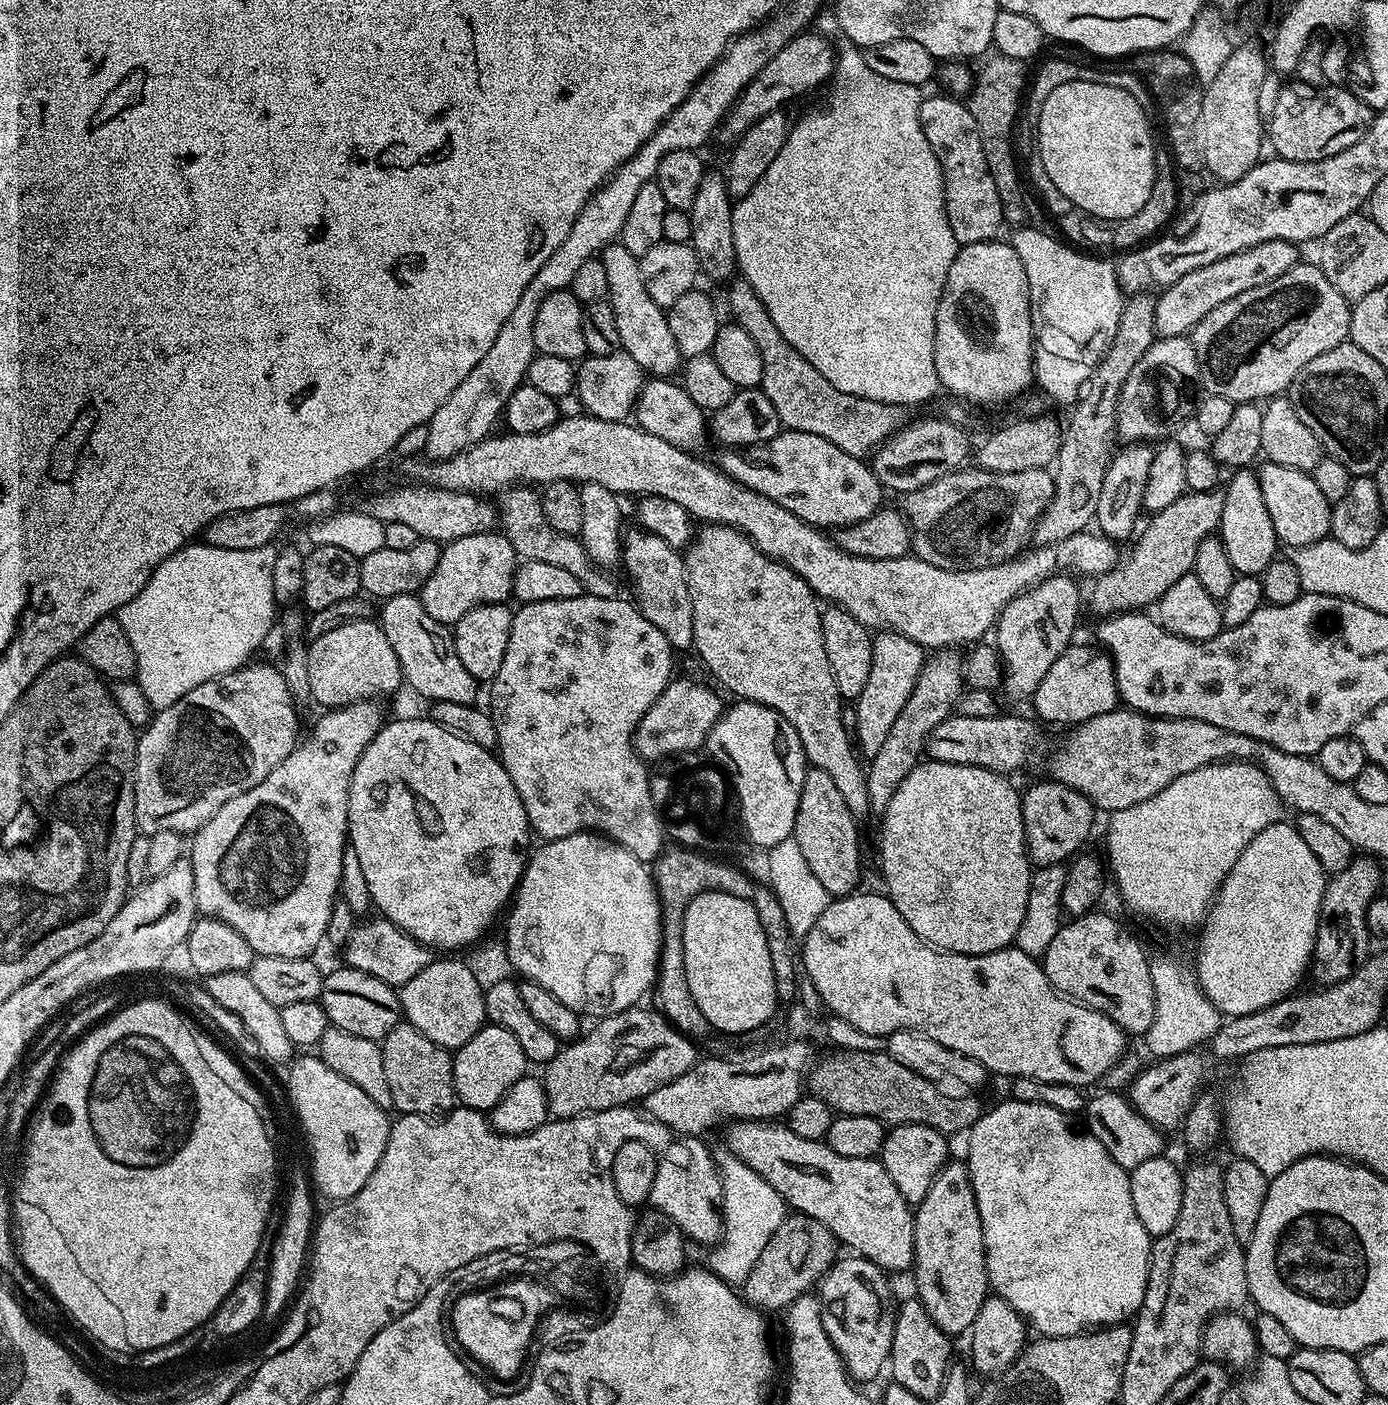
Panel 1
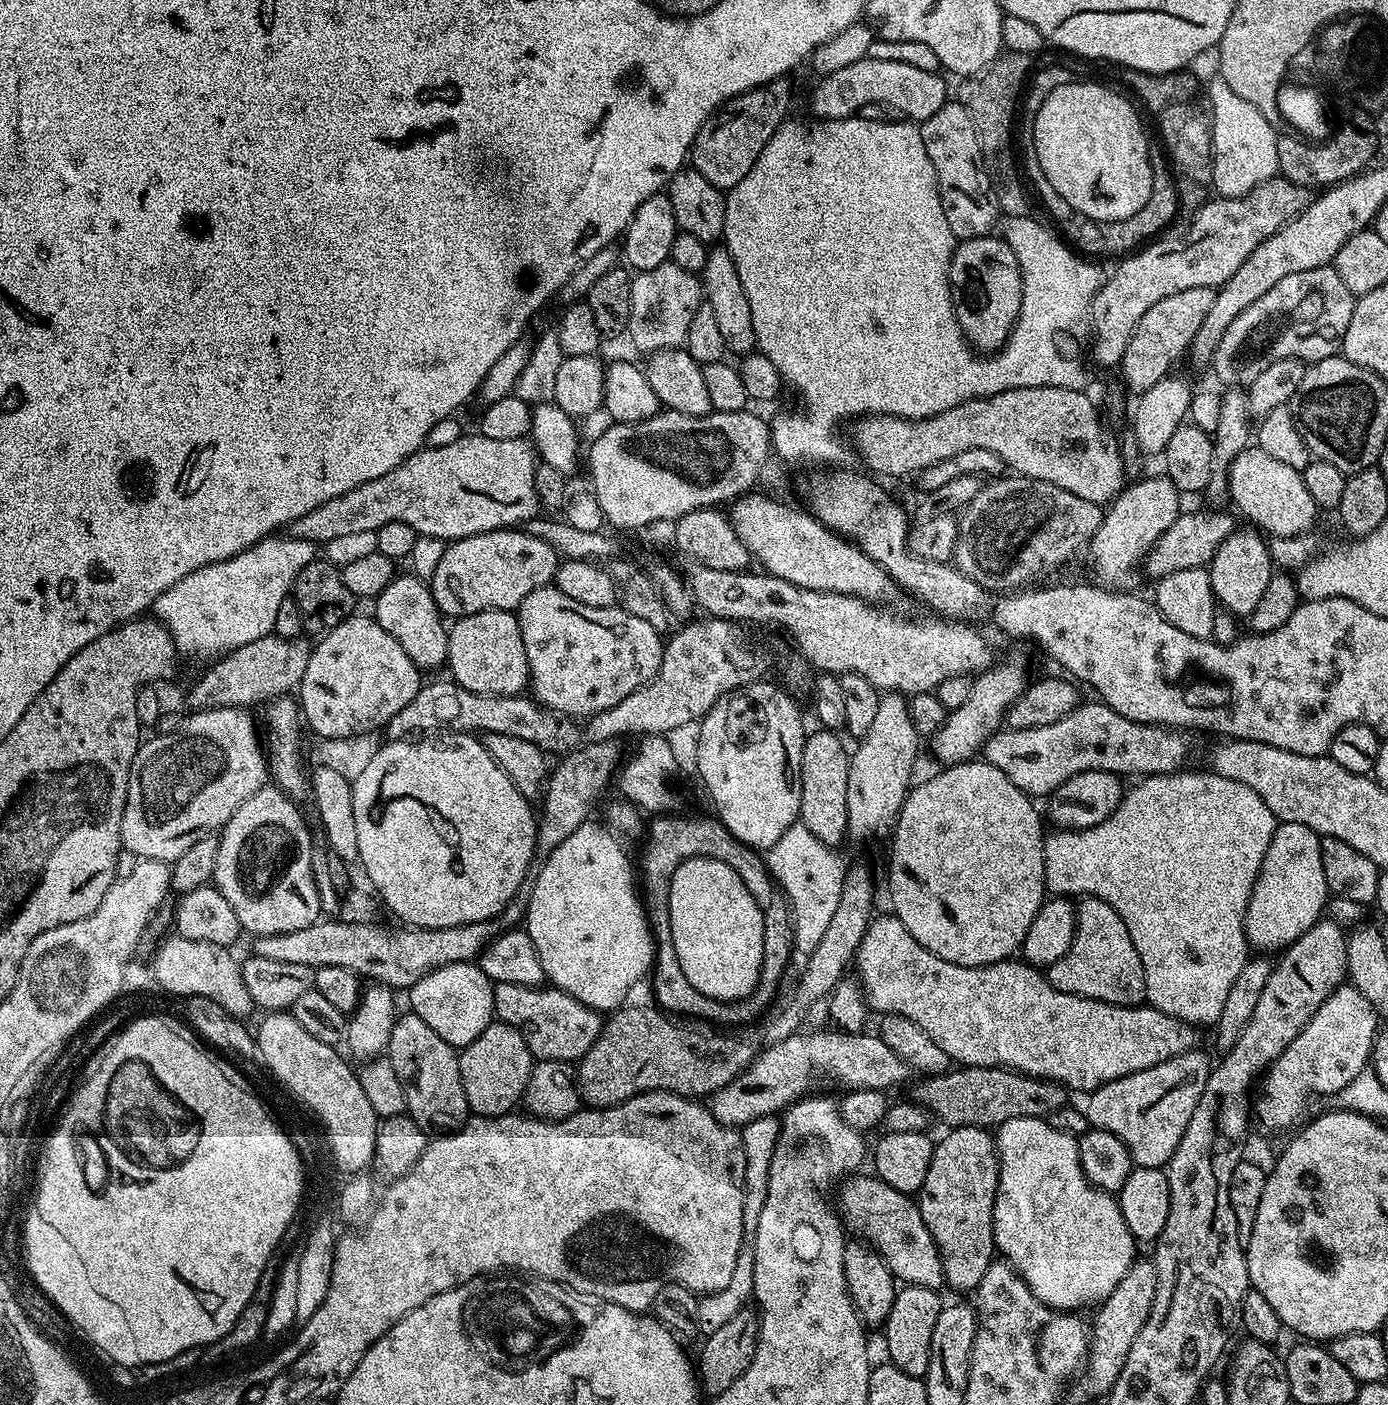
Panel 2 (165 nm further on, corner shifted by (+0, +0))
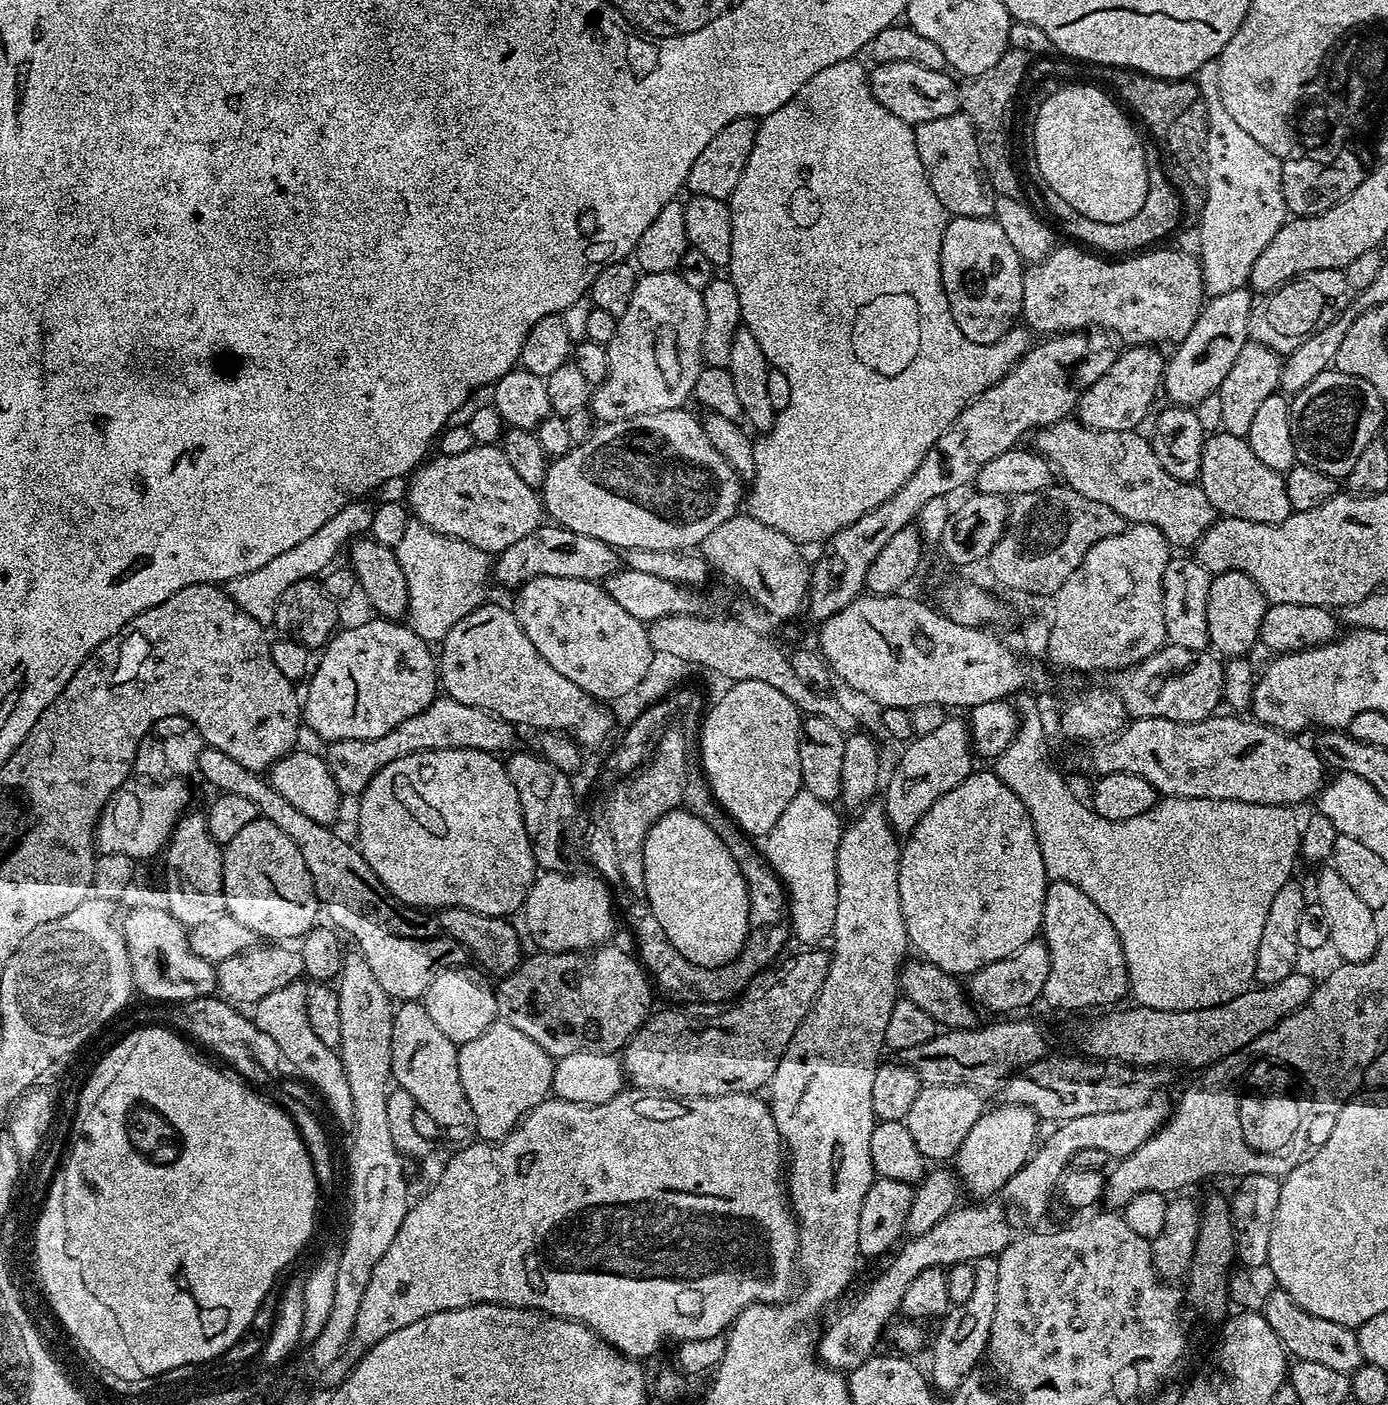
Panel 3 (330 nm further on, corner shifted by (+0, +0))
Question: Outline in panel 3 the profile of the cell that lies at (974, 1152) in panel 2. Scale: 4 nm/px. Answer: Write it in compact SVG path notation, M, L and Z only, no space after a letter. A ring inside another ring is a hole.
M1000 1102L997 1105L997 1108L989 1107L978 1118L978 1122L974 1122L974 1127L971 1128L970 1134L966 1134L966 1138L963 1139L954 1157L954 1171L959 1183L962 1185L963 1191L967 1195L969 1192L972 1195L969 1197L972 1198L990 1197L1002 1186L1006 1186L1006 1182L1010 1178L1014 1178L1014 1174L1018 1174L1018 1170L1022 1170L1022 1166L1028 1161L1034 1148L1032 1142L1036 1138L1036 1124L1038 1125L1038 1117L1034 1112L1017 1104Z

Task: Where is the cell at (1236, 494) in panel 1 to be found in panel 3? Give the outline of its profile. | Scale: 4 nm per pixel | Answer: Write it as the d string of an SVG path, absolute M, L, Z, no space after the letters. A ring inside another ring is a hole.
M1222 572L1213 575L1210 582L1210 598L1206 598L1209 645L1224 658L1248 656L1251 648L1257 647L1260 639L1259 627L1268 606L1262 590L1258 590L1254 580L1246 574Z

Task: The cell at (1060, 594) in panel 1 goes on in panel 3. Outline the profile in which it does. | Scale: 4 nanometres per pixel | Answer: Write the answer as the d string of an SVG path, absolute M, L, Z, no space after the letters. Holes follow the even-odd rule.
M950 718L930 734L915 737L905 748L908 749L901 754L892 777L889 780L887 777L882 788L882 803L888 821L898 834L912 832L914 826L922 822L922 814L926 814L926 810L930 810L930 806L934 806L942 794L950 794L958 782L971 776L974 771L972 739L963 719Z

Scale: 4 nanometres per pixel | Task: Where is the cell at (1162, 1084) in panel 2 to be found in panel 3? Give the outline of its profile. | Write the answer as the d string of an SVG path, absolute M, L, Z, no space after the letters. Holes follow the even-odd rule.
M1157 1094L1142 1106L1134 1106L1132 1110L1109 1110L1106 1114L1082 1114L1082 1118L1059 1121L1053 1127L1056 1129L1045 1138L1044 1145L1041 1148L1039 1145L1029 1155L1022 1170L1018 1170L1018 1174L1014 1174L1014 1178L1010 1178L1006 1182L1006 1186L1002 1186L995 1194L981 1199L979 1202L968 1202L972 1204L966 1205L965 1208L963 1206L953 1208L950 1214L946 1214L946 1218L942 1218L942 1222L938 1222L936 1226L930 1226L930 1230L926 1230L926 1234L905 1239L899 1245L895 1255L887 1261L889 1264L873 1278L864 1293L825 1332L819 1333L818 1359L820 1363L825 1364L828 1368L836 1369L841 1374L847 1374L853 1372L858 1366L862 1366L862 1362L877 1355L879 1348L876 1347L880 1344L880 1335L883 1332L885 1335L886 1329L900 1312L902 1294L906 1294L906 1286L910 1286L910 1282L914 1282L914 1278L918 1274L922 1274L922 1270L966 1264L987 1256L999 1256L1002 1250L1006 1250L1006 1246L1010 1246L1010 1242L1014 1242L1026 1232L1033 1231L1039 1225L1036 1223L1043 1218L1044 1211L1048 1208L1048 1202L1052 1196L1054 1198L1054 1193L1057 1191L1060 1177L1068 1171L1074 1154L1078 1154L1078 1150L1098 1150L1105 1158L1119 1158L1130 1155L1138 1146L1142 1146L1142 1142L1149 1140L1168 1119L1170 1104L1167 1104L1162 1097L1163 1095Z

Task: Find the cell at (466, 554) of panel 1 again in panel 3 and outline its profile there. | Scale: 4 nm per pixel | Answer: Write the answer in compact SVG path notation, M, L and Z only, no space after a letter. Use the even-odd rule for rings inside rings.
M548 522L526 534L526 538L518 538L514 546L510 546L495 557L494 580L495 583L497 580L498 583L512 588L511 590L519 589L527 580L543 576L602 582L607 576L614 574L621 564L621 553L606 542L590 538L586 534L574 534L574 530L566 530Z

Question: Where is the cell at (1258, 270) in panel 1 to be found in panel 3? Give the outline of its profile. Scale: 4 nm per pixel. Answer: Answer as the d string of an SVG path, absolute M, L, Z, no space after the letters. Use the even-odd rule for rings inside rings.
M1146 344L1128 346L1123 350L1125 352L1121 351L1117 355L1110 370L1106 370L1106 374L1102 374L1102 378L1098 378L1098 382L1094 382L1094 386L1090 386L1090 390L1080 396L1075 415L1087 428L1130 432L1139 429L1139 424L1144 419L1147 421L1153 411L1152 403L1156 400L1156 392L1158 396L1162 388L1165 353L1160 353L1163 351L1159 347Z

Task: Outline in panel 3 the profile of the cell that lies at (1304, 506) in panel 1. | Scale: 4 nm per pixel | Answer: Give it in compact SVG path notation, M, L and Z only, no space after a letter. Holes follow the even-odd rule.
M1221 430L1205 439L1198 483L1221 517L1277 524L1293 513L1283 475L1270 470L1270 466L1262 466L1243 436Z

